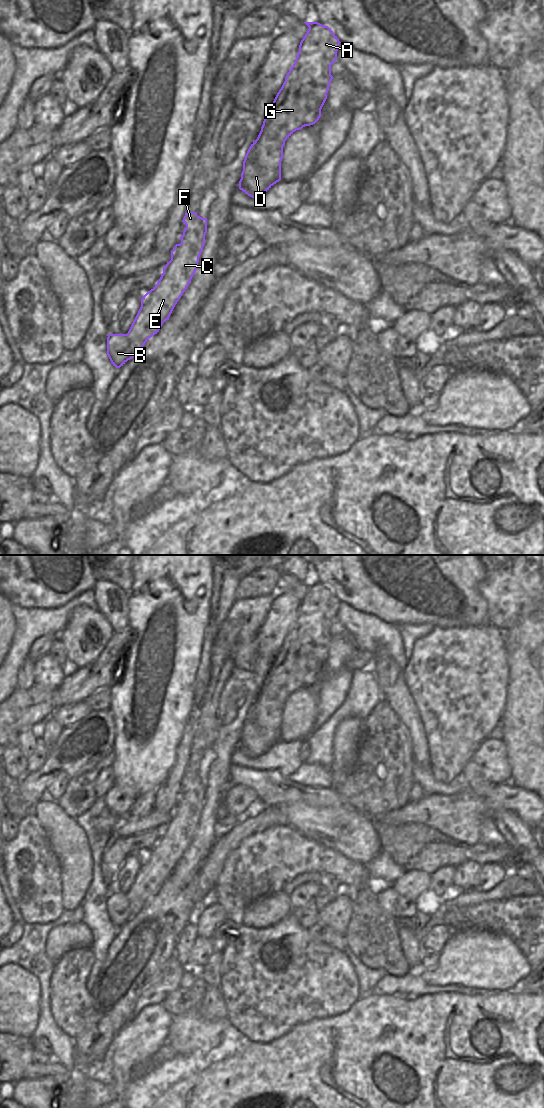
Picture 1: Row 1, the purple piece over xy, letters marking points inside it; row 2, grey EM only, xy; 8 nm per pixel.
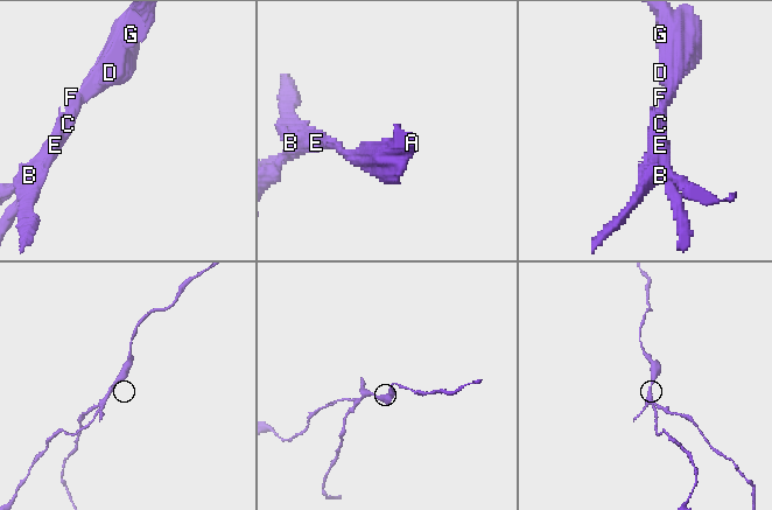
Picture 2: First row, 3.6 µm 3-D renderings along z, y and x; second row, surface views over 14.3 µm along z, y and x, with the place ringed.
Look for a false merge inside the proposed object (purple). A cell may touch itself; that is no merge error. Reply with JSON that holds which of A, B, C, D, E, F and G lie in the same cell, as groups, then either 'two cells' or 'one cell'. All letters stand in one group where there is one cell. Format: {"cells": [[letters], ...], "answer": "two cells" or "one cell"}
{"cells": [["A", "C", "D", "E", "F", "G"], ["B"]], "answer": "two cells"}

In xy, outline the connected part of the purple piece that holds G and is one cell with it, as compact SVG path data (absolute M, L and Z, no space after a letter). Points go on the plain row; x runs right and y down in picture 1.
M318 582L304 583L309 589L300 602L295 623L287 633L285 641L263 681L259 695L249 707L243 721L243 731L239 741L239 749L252 758L262 756L274 744L281 740L281 721L283 719L285 701L296 690L313 685L319 680L321 677L321 669L327 659L329 645L333 639L331 635L331 625L337 620L337 611L341 602L328 586L324 586Z

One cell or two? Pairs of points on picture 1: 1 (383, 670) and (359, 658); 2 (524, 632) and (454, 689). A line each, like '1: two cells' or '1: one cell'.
1: two cells
2: two cells

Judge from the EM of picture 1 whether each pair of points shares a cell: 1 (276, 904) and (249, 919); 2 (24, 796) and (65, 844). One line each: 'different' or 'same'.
1: same
2: different

